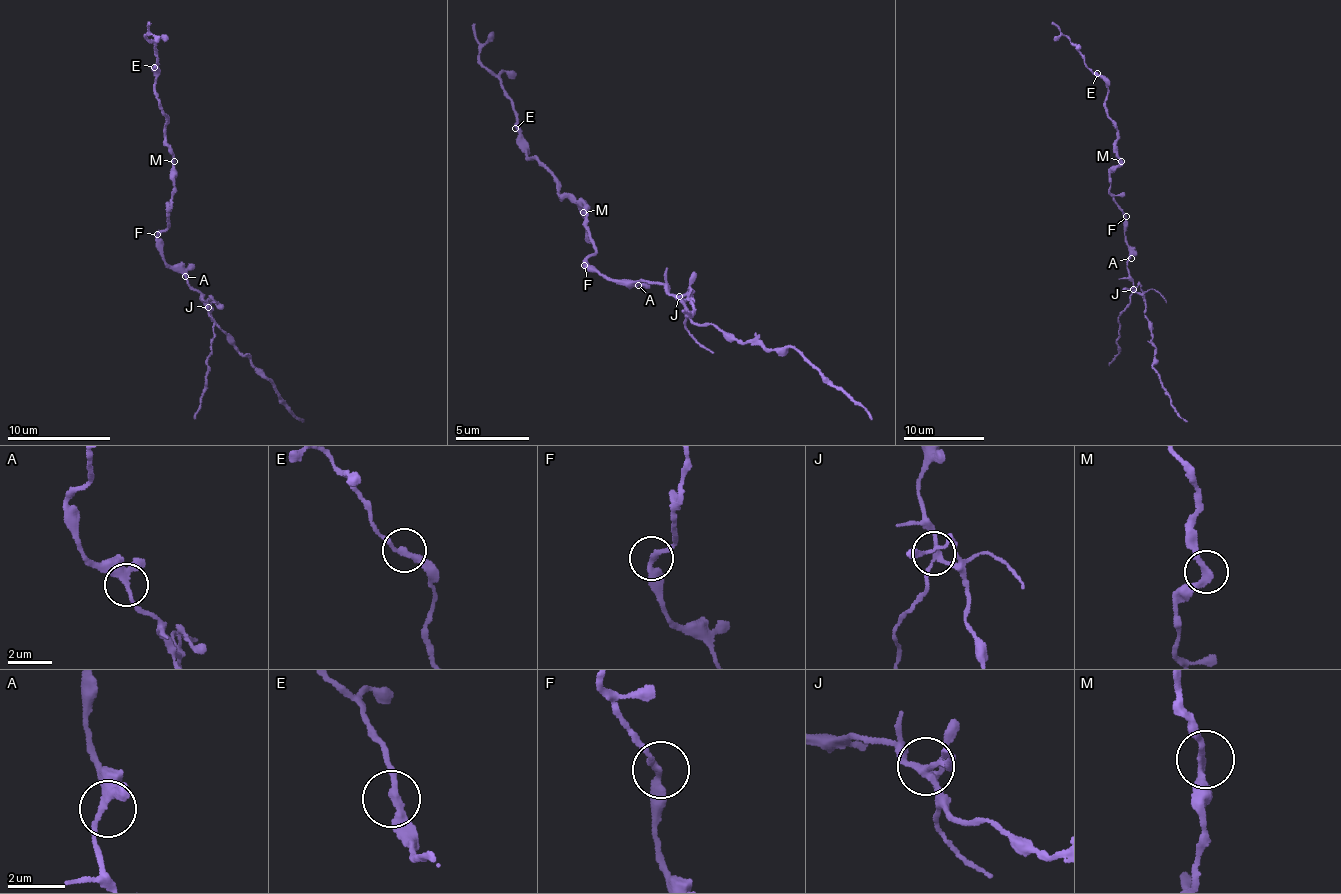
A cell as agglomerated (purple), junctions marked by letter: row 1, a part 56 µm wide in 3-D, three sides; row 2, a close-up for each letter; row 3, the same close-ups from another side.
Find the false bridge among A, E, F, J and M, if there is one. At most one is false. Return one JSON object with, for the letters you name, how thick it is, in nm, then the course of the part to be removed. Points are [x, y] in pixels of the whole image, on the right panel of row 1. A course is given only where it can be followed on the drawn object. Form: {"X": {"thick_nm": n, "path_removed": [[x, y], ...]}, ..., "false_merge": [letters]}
{"J": {"thick_nm": 200, "path_removed": [[1132, 289], [1129, 304], [1118, 318], [1119, 354], [1109, 365]]}, "false_merge": ["J"]}

